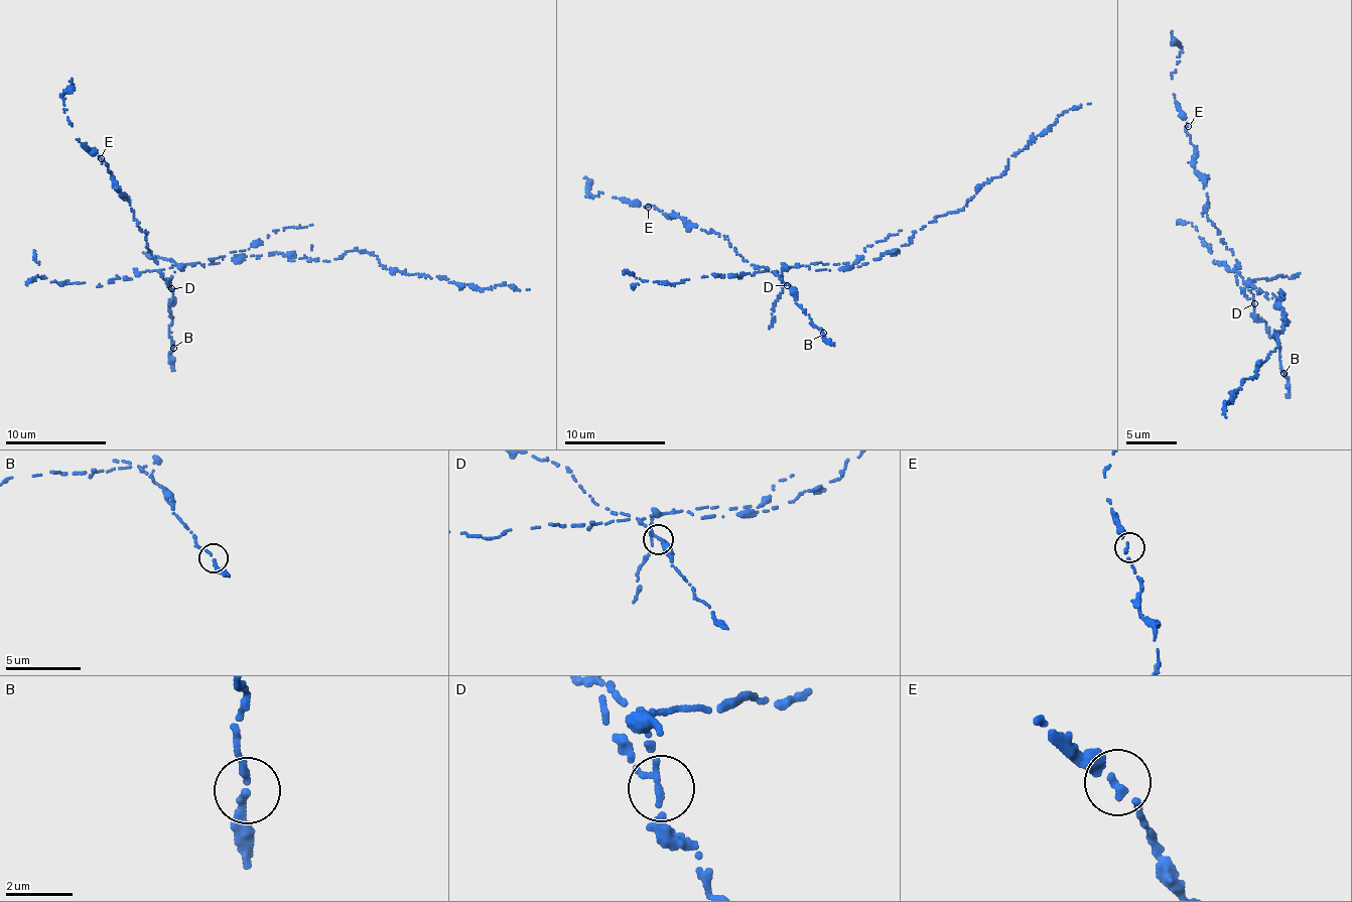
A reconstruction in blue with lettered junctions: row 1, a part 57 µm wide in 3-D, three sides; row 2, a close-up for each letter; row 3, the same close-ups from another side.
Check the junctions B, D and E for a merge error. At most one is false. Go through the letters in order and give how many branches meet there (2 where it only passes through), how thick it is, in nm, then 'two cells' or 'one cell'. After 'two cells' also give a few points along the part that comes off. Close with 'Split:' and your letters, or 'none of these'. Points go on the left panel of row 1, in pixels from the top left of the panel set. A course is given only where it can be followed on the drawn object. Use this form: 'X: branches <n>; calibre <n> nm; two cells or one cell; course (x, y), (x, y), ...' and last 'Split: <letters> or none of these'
B: branches 2; calibre 200 nm; one cell
D: branches 2; calibre 180 nm; two cells; course (170, 289), (172, 265), (204, 264), (235, 251), (329, 261), (365, 250), (386, 269), (485, 288), (529, 289)
E: branches 2; calibre 200 nm; one cell
Split: D

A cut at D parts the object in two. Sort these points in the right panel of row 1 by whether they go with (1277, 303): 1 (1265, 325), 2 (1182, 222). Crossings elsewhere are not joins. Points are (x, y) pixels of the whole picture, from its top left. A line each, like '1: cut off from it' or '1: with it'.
1: cut off from it
2: with it

